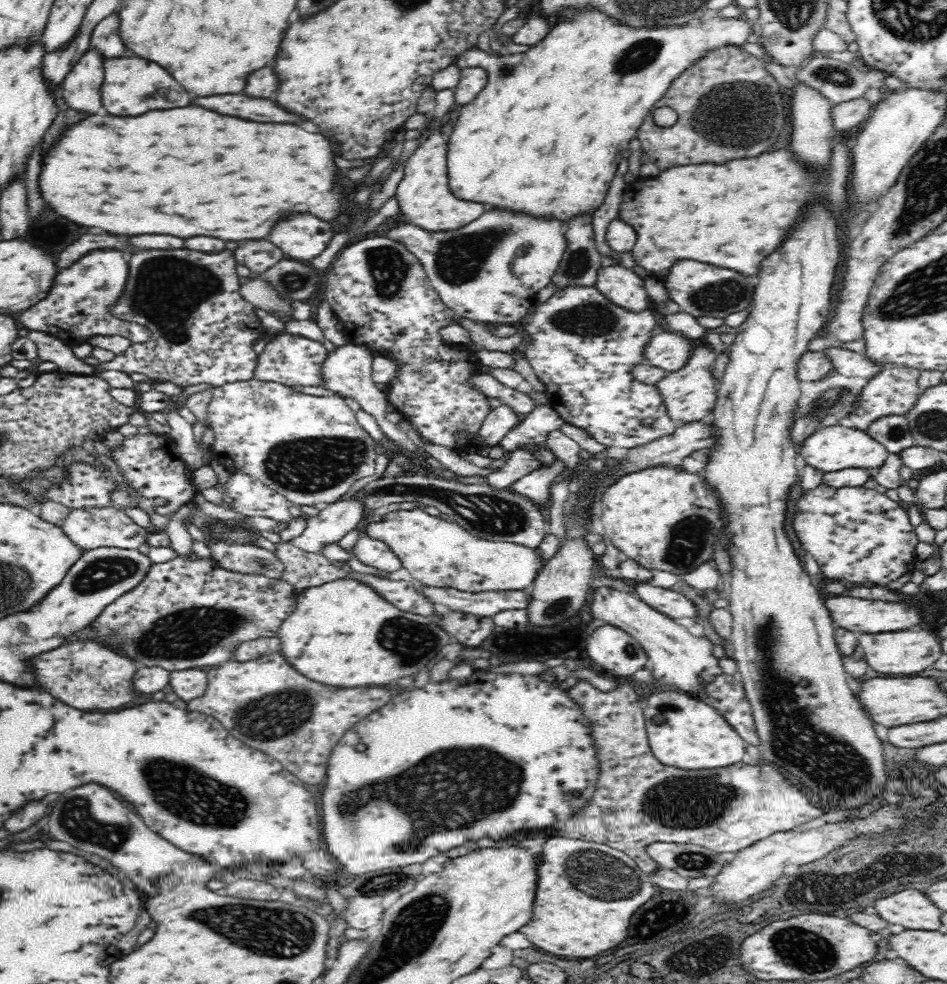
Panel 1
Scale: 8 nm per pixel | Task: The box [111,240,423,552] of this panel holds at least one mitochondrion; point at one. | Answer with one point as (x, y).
(337, 457)

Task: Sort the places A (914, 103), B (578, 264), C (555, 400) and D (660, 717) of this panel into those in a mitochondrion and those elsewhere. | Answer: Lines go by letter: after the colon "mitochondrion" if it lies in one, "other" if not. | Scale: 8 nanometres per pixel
A: other
B: mitochondrion
C: other
D: mitochondrion

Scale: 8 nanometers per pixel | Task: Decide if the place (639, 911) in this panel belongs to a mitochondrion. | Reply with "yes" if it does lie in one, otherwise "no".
yes

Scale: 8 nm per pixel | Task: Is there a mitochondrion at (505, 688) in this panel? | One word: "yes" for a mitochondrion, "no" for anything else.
no

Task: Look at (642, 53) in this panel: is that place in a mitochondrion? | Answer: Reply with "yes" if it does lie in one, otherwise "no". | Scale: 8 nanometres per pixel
yes

